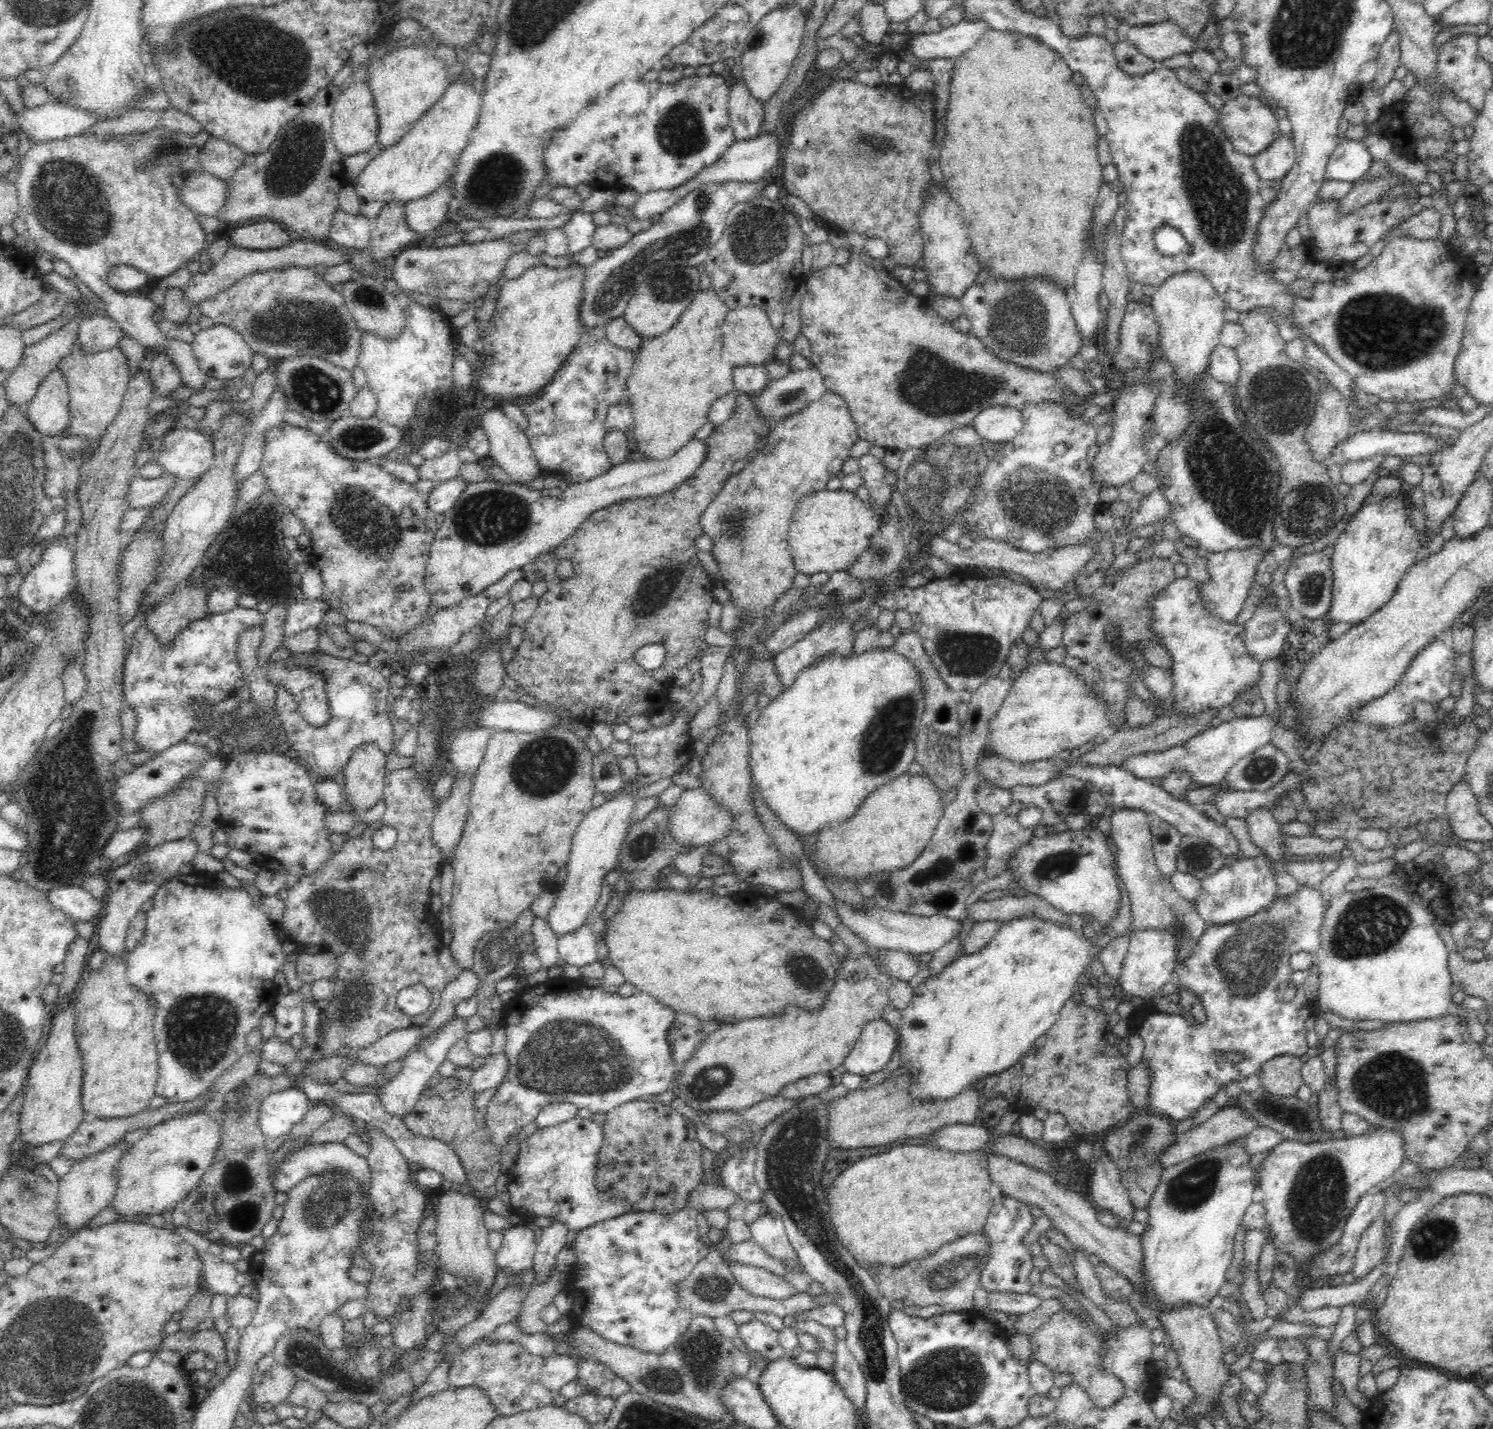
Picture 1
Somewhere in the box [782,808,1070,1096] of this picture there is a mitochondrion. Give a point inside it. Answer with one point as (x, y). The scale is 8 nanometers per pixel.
(931, 880)

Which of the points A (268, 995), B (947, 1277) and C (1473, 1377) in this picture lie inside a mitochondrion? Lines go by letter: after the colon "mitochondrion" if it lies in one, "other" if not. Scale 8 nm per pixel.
A: other
B: mitochondrion
C: other

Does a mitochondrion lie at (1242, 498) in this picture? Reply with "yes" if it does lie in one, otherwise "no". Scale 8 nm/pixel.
yes

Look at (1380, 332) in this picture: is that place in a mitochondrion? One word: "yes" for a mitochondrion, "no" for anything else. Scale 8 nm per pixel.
yes

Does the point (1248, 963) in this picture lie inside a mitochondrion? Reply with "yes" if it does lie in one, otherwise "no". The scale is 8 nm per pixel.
yes

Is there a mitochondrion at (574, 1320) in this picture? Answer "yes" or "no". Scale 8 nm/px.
no

